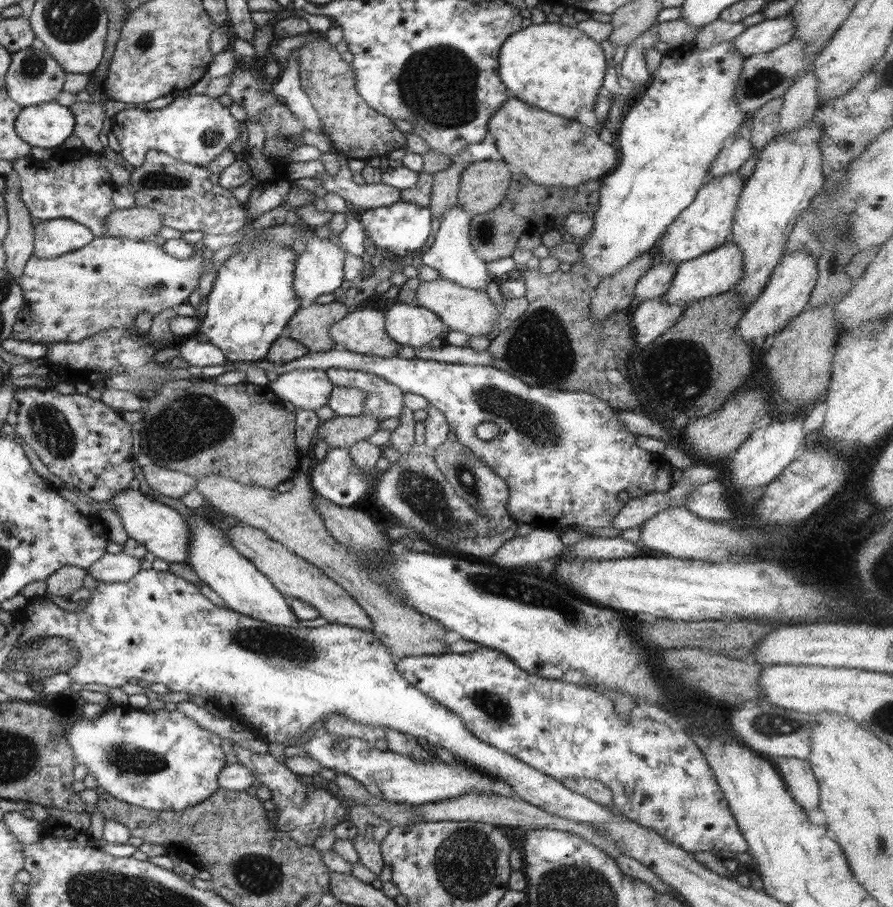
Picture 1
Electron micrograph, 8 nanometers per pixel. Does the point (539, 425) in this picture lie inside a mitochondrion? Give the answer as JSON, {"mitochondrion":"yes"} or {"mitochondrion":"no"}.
{"mitochondrion":"yes"}

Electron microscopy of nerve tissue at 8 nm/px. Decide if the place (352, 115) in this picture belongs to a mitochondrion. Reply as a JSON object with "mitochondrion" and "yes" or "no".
{"mitochondrion":"no"}

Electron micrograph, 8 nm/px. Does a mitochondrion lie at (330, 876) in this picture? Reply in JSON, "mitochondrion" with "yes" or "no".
{"mitochondrion":"no"}

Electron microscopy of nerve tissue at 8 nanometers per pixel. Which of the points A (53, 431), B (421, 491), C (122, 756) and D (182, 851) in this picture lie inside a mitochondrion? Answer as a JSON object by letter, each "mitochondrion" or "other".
{"A":"mitochondrion","B":"mitochondrion","C":"mitochondrion","D":"other"}

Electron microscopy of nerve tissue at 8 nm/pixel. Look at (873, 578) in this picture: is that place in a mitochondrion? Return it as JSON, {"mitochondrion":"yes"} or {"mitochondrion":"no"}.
{"mitochondrion":"no"}

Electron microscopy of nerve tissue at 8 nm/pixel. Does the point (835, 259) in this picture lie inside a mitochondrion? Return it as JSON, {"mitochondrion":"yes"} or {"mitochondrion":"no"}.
{"mitochondrion":"yes"}

